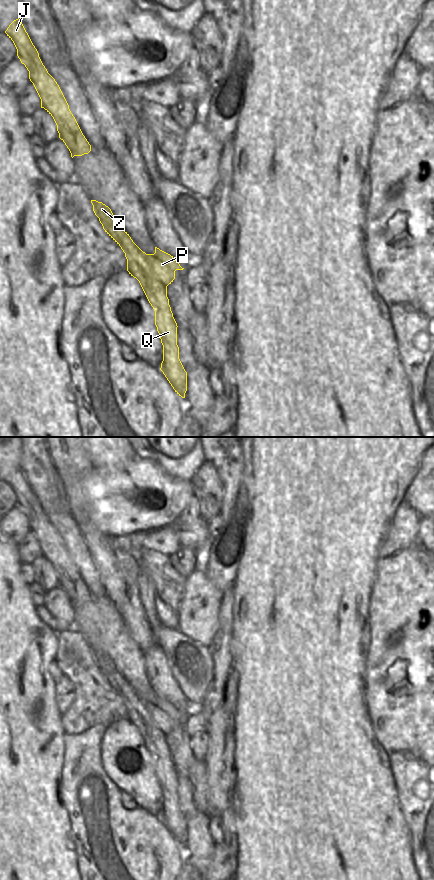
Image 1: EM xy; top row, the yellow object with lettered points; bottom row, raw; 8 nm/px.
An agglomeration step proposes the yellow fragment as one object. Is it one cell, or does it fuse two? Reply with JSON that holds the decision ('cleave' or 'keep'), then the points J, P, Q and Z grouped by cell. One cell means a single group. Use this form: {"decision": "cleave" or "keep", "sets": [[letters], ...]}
{"decision": "cleave", "sets": [["J", "Q", "Z"], ["P"]]}

